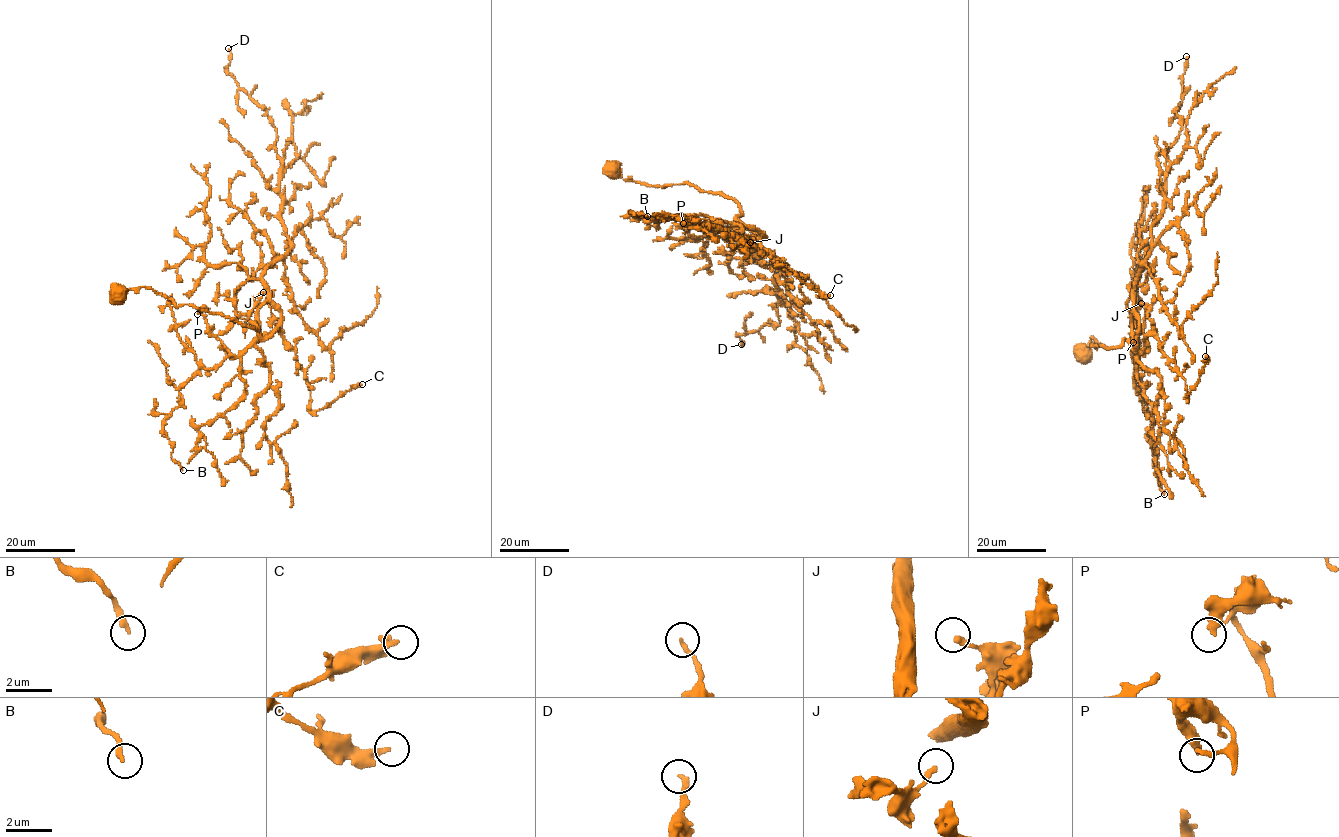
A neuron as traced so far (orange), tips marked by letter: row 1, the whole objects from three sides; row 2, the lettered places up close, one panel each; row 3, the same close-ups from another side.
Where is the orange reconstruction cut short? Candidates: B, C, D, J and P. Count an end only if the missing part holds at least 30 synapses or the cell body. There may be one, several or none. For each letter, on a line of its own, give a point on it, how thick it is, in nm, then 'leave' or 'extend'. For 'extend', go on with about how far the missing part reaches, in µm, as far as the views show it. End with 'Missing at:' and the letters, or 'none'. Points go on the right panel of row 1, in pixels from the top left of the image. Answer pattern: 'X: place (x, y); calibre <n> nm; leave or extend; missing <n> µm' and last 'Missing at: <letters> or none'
B: place (1164, 494); calibre 240 nm; leave
C: place (1205, 356); calibre 280 nm; leave
D: place (1186, 56); calibre 190 nm; leave
J: place (1141, 303); calibre 240 nm; leave
P: place (1133, 342); calibre 380 nm; leave
Missing at: none

